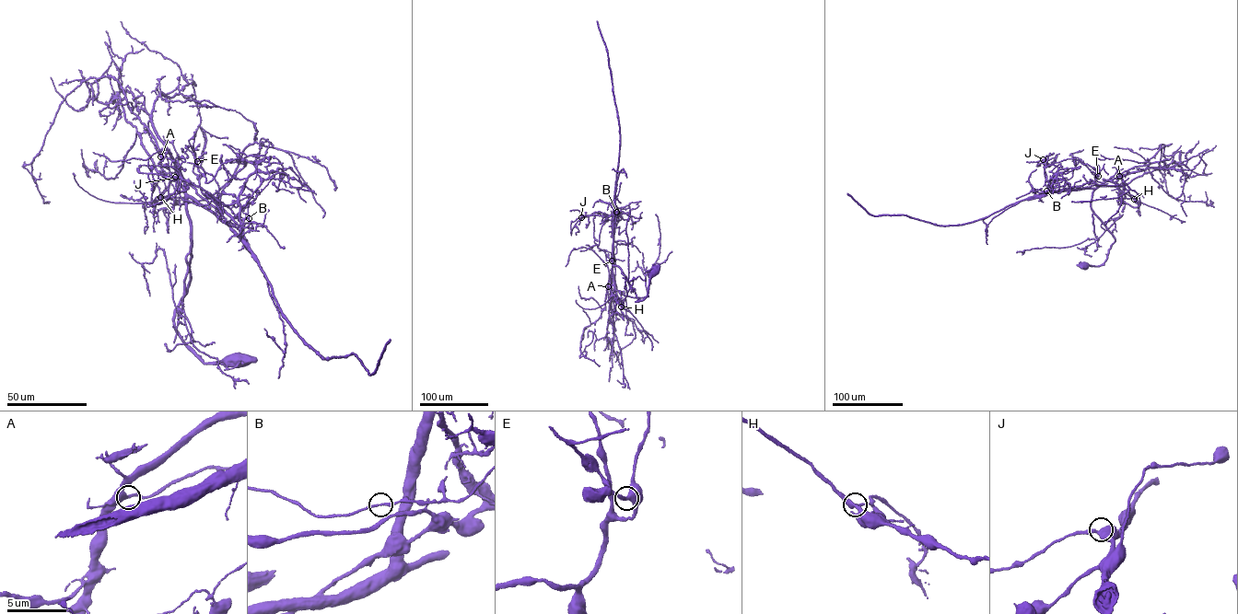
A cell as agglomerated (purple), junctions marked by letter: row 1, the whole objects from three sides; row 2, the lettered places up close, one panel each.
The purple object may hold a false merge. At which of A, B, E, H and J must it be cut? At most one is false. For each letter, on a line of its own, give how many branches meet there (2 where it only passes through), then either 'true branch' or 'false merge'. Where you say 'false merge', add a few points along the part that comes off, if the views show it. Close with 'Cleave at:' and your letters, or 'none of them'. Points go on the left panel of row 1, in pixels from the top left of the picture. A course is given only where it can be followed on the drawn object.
A: 2 branches meet; true branch
B: 2 branches meet; true branch
E: 2 branches meet; true branch
H: 3 branches meet; true branch
J: 2 branches meet; true branch
Cleave at: none of them

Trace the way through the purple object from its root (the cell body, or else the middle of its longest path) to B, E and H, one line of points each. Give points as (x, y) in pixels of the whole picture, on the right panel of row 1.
B: (1085, 264), (1103, 264), (1115, 239), (1091, 207), (1093, 190), (1036, 195), (1033, 191), (1035, 189), (1046, 191)
E: (1085, 264), (1103, 264), (1115, 239), (1091, 207), (1092, 191), (1098, 185), (1061, 190), (1095, 181), (1098, 176)
H: (1085, 264), (1103, 264), (1115, 239), (1091, 207), (1093, 191), (1100, 186), (1115, 186), (1134, 199)

